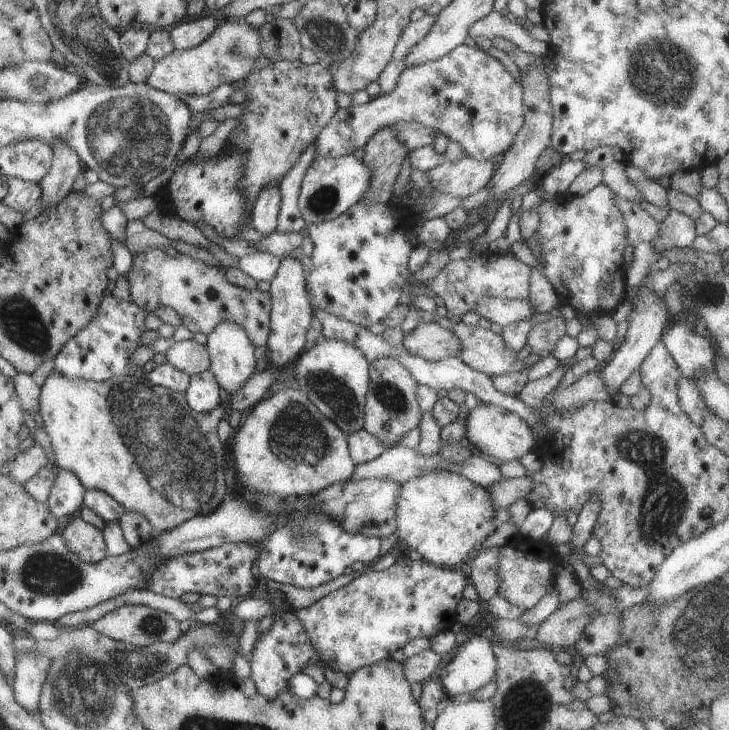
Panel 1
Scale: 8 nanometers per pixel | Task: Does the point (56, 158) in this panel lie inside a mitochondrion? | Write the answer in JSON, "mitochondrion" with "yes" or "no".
{"mitochondrion":"no"}

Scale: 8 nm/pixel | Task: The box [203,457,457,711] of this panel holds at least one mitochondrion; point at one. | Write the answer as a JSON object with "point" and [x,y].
{"point":[302,534]}

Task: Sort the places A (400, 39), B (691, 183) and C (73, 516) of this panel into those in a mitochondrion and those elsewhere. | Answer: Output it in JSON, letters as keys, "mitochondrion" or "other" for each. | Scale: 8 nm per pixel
{"A":"other","B":"other","C":"other"}

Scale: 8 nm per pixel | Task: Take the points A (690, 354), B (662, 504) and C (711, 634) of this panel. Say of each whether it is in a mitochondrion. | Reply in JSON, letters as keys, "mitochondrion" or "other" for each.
{"A":"other","B":"mitochondrion","C":"mitochondrion"}

